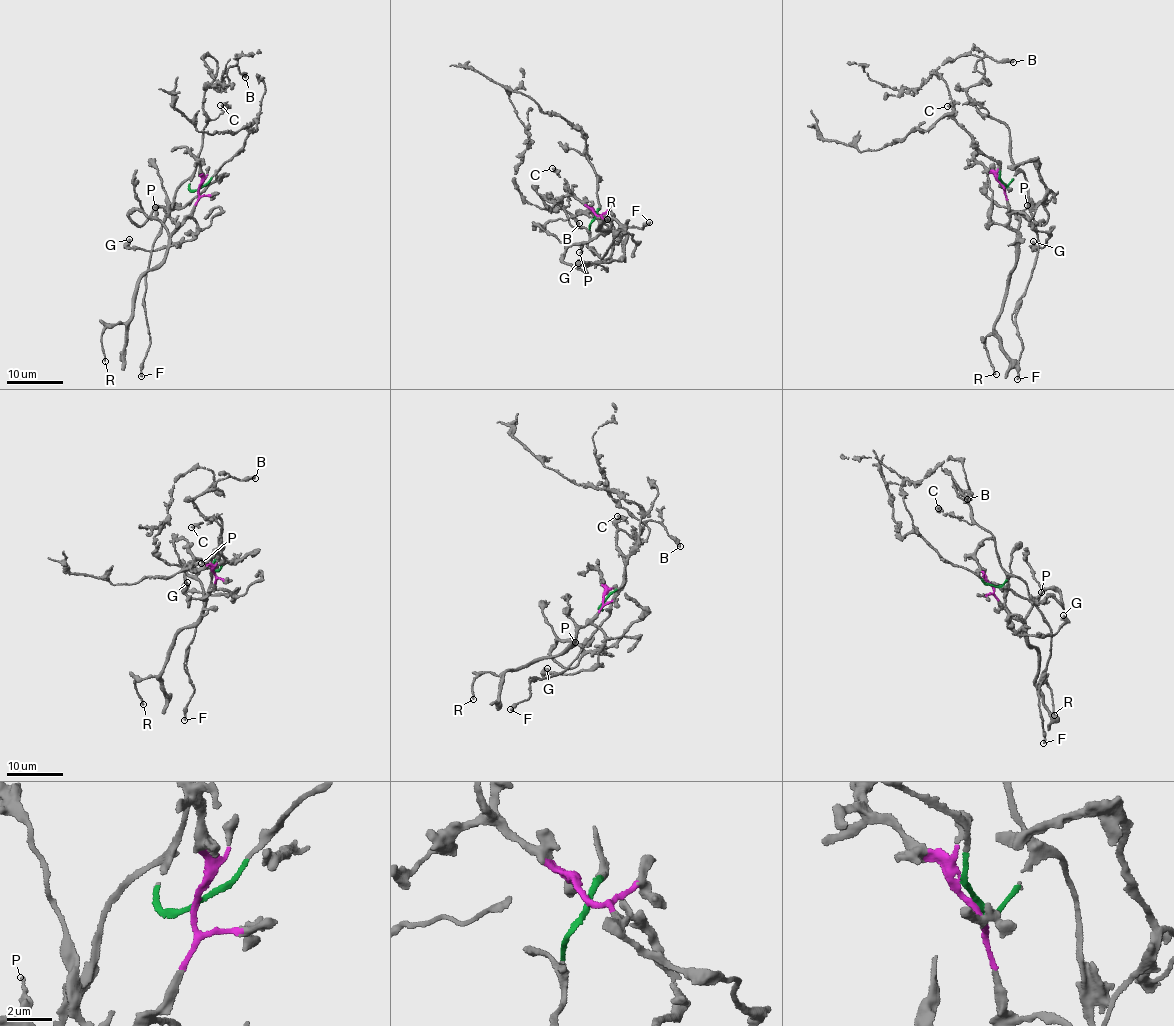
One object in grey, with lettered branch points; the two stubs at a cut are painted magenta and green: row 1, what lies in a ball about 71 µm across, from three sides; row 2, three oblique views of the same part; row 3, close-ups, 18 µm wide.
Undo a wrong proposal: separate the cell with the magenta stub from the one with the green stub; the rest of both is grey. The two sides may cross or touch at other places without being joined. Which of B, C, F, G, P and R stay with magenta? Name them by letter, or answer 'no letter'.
G, P, R

